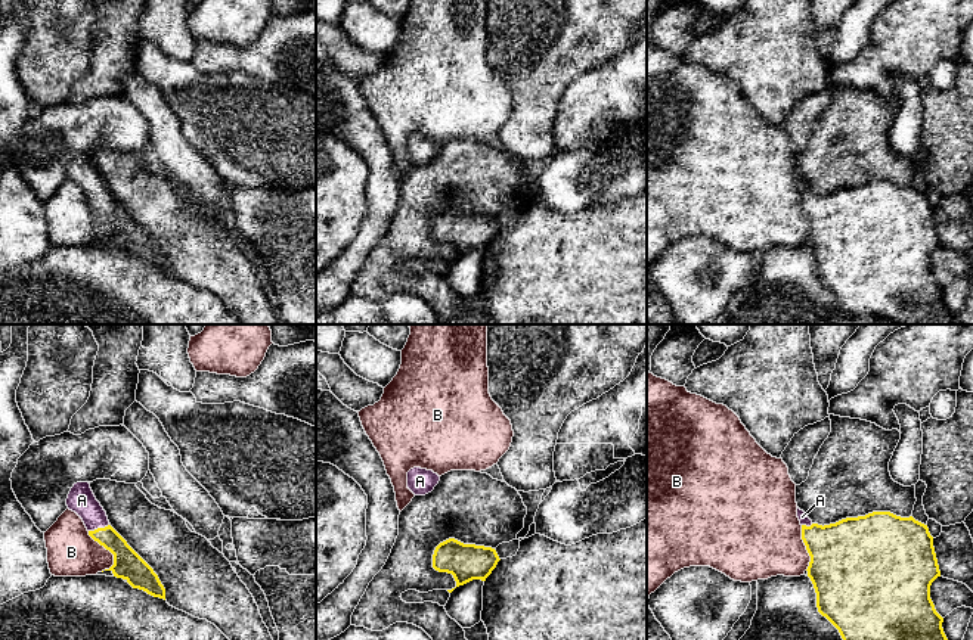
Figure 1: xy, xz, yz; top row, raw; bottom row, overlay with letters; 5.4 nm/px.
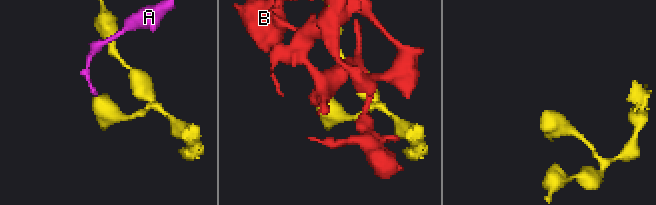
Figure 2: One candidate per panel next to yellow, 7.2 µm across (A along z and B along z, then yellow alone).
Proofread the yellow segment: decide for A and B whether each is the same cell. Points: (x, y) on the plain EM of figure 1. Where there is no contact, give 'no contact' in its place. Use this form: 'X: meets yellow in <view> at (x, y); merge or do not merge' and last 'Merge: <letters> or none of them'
A: meets yellow in xy at (99, 198); merge
B: meets yellow in xy at (107, 218); do not merge
Merge: A

